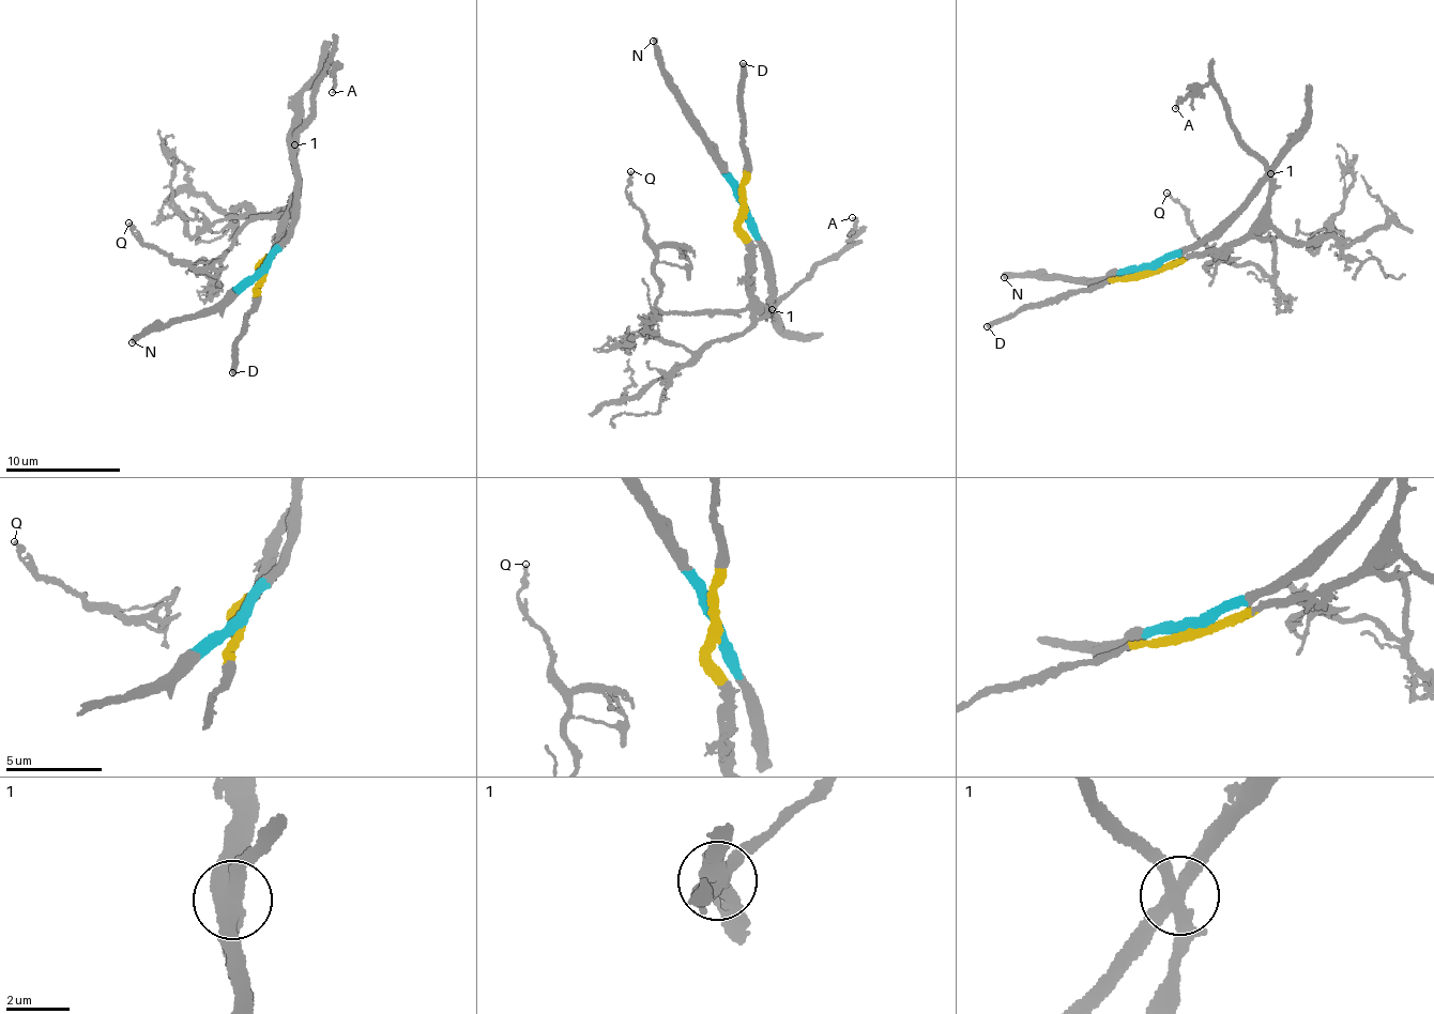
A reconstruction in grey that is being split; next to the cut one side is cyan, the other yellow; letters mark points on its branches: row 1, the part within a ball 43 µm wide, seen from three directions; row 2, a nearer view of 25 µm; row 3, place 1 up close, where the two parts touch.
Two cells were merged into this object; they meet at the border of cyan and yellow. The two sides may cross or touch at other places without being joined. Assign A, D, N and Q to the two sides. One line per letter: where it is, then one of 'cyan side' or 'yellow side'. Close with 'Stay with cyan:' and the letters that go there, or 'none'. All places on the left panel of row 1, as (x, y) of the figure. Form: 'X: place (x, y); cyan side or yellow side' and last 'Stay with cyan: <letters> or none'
A: place (332, 92); yellow side
D: place (232, 372); yellow side
N: place (132, 342); cyan side
Q: place (128, 223); yellow side
Stay with cyan: N

